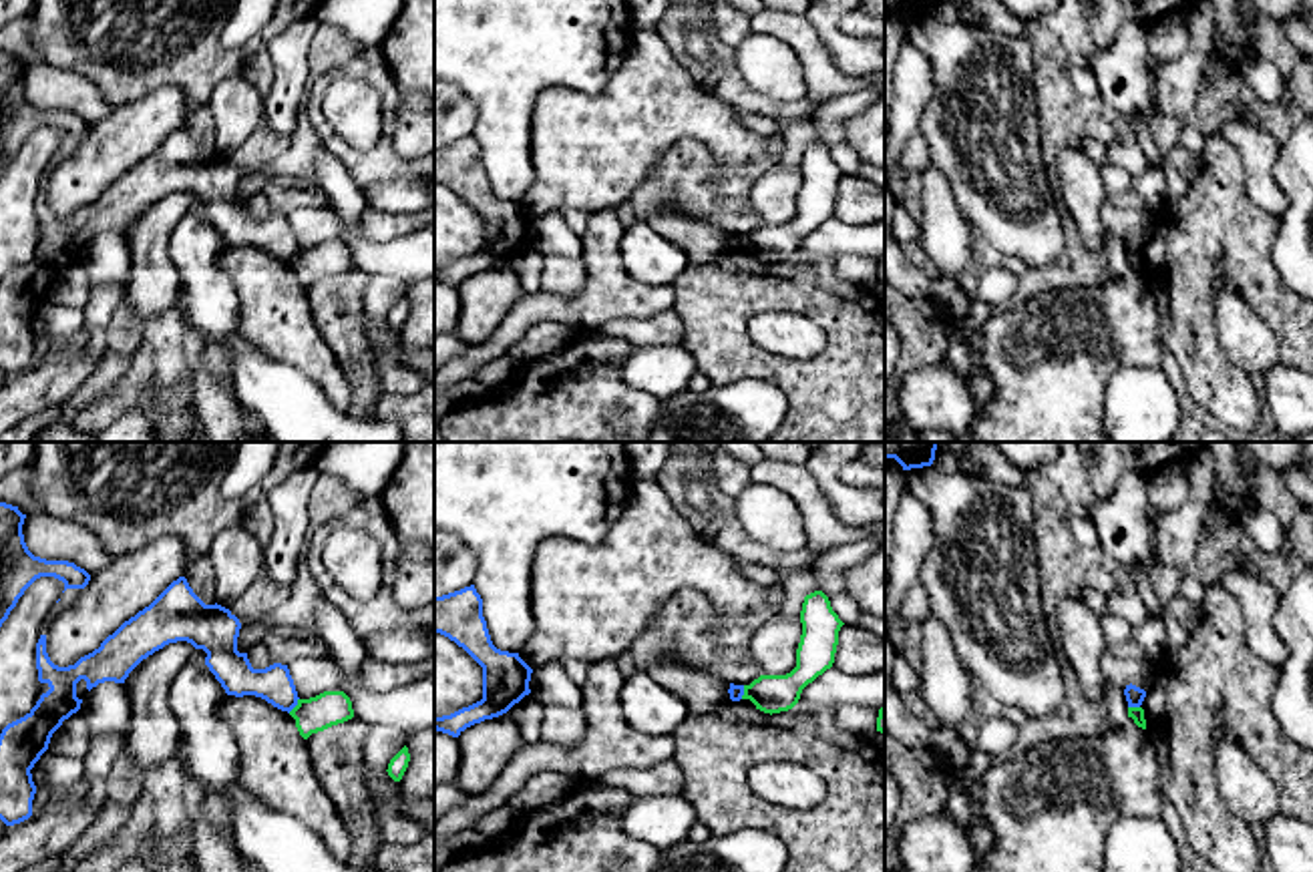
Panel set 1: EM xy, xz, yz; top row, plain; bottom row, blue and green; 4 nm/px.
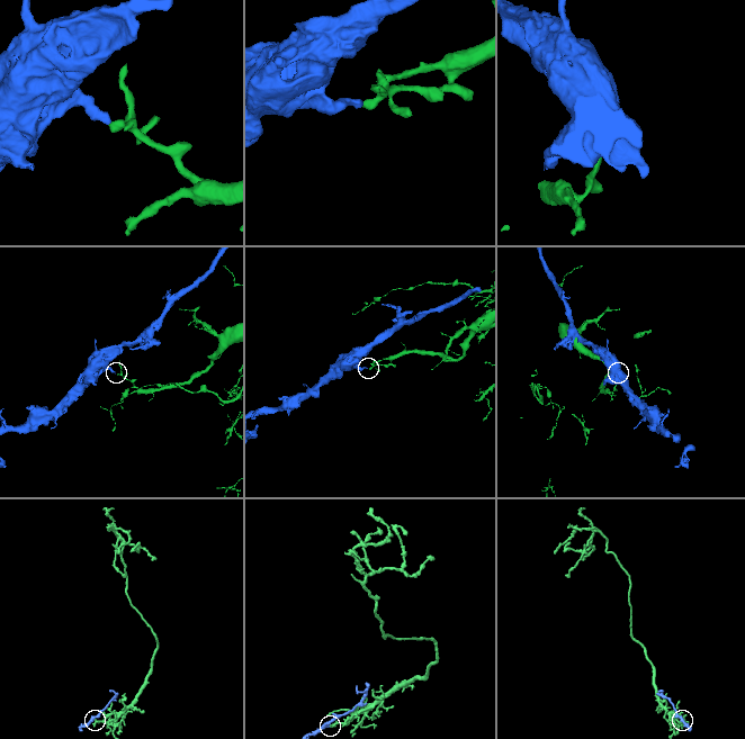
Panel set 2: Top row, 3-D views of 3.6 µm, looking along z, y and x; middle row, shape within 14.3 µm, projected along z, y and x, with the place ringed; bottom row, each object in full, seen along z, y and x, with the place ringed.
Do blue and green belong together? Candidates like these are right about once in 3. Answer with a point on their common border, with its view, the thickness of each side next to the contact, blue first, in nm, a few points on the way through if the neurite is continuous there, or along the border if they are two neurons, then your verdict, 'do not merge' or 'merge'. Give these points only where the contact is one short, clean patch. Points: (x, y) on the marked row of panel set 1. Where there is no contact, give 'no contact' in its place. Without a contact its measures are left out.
xy (294, 706) | 150/140 nm | along xy (298, 698), (288, 712) | do not merge

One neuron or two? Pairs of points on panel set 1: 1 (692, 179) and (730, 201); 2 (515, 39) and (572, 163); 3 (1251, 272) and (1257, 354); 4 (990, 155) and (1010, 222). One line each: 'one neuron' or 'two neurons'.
1: one neuron
2: two neurons
3: two neurons
4: one neuron

